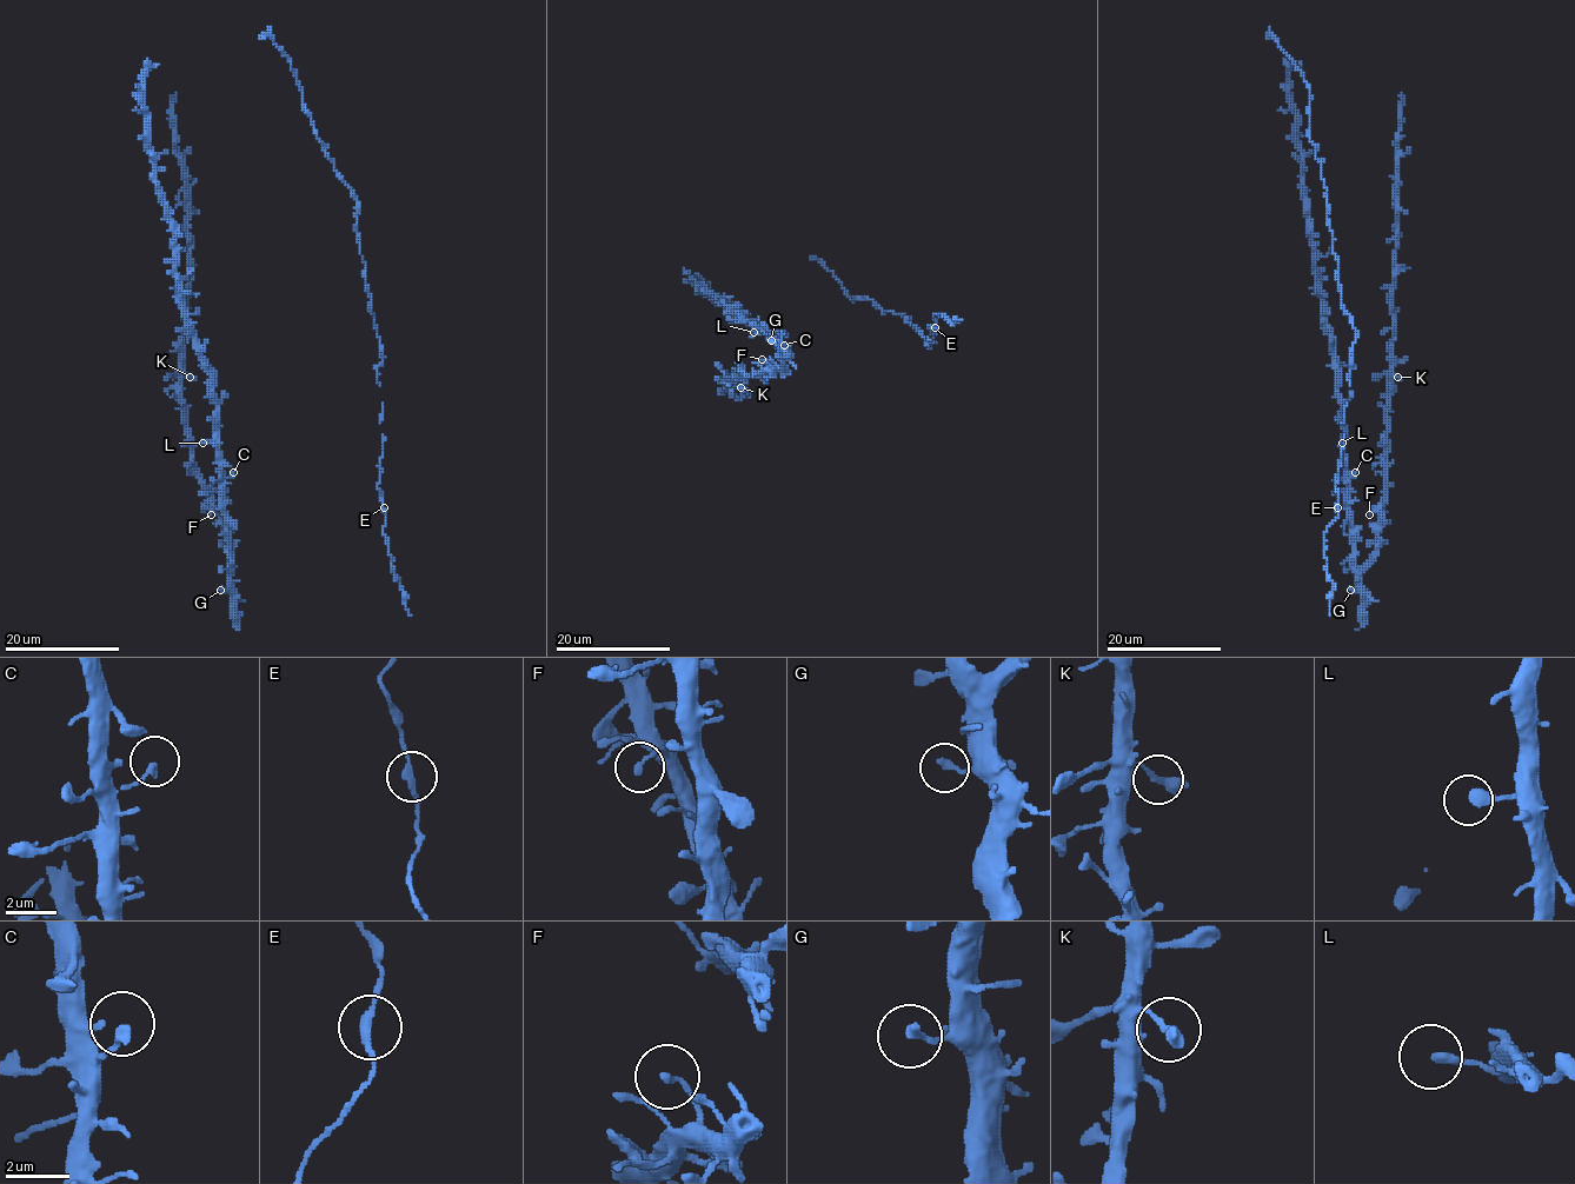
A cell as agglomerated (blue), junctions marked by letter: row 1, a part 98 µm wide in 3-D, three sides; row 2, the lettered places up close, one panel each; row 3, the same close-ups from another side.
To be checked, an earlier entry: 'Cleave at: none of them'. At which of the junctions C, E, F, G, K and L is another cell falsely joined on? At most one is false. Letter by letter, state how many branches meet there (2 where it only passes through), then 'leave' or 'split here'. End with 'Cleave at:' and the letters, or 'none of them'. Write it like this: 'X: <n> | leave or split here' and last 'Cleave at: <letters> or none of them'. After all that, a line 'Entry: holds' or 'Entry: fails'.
C: 1 | leave
E: 2 | leave
F: 1 | leave
G: 1 | leave
K: 2 | leave
L: 1 | leave
Cleave at: none of them
Entry: holds

